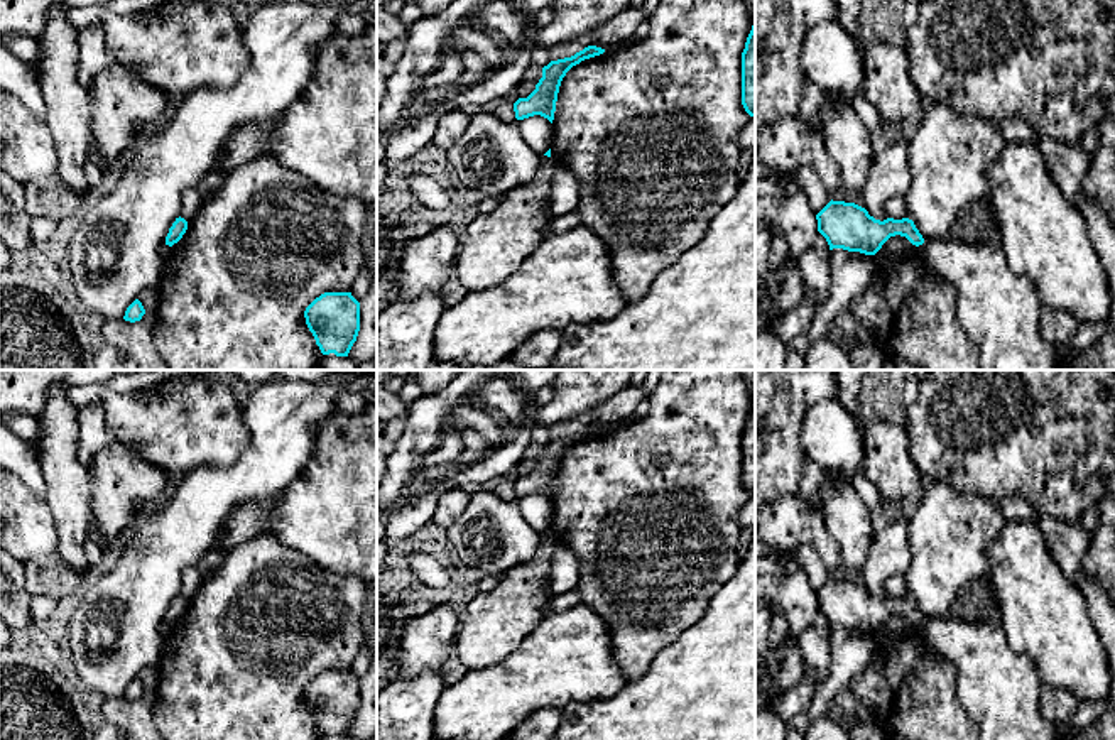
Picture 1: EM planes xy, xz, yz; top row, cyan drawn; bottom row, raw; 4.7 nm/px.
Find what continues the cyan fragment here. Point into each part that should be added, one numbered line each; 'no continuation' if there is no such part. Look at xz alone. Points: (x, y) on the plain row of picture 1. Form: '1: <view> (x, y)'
no continuation

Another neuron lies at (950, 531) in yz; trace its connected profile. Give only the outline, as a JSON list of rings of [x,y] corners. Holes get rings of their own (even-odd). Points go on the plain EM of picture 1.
[[[944,482],[922,488],[909,524],[911,564],[906,596],[912,598],[924,620],[955,615],[966,593],[982,585],[988,571],[987,547],[998,536],[1005,517],[993,502],[978,493],[961,492]]]

